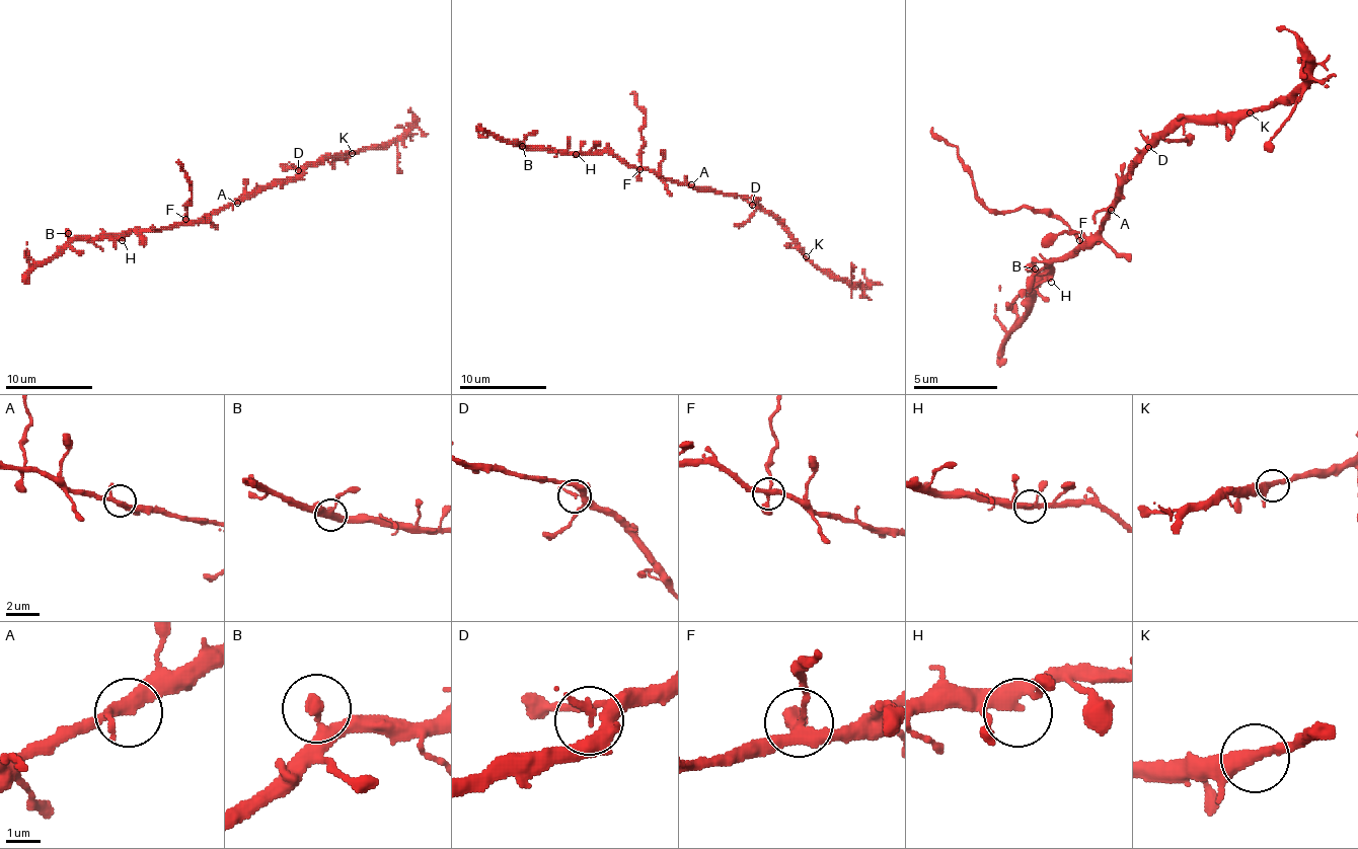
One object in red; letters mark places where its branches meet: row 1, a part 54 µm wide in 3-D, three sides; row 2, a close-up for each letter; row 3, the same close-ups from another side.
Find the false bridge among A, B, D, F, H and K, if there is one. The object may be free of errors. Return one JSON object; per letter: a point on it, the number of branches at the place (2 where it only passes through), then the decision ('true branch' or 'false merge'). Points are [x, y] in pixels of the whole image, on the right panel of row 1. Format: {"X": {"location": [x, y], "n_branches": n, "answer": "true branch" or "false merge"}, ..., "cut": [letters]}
{"A": {"location": [1111, 210], "n_branches": 3, "answer": "true branch"}, "B": {"location": [1035, 268], "n_branches": 2, "answer": "true branch"}, "D": {"location": [1148, 147], "n_branches": 4, "answer": "true branch"}, "F": {"location": [1079, 240], "n_branches": 4, "answer": "false merge"}, "H": {"location": [1051, 282], "n_branches": 4, "answer": "true branch"}, "K": {"location": [1250, 112], "n_branches": 2, "answer": "true branch"}, "cut": ["F"]}

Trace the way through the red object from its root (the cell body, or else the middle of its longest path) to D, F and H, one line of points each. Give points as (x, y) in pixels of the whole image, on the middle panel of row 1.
D: (689, 184), (732, 196), (747, 196), (754, 202), (752, 205)
F: (689, 184), (665, 180), (648, 169), (638, 169)
H: (689, 184), (665, 180), (648, 169), (628, 167), (606, 152), (576, 154)

